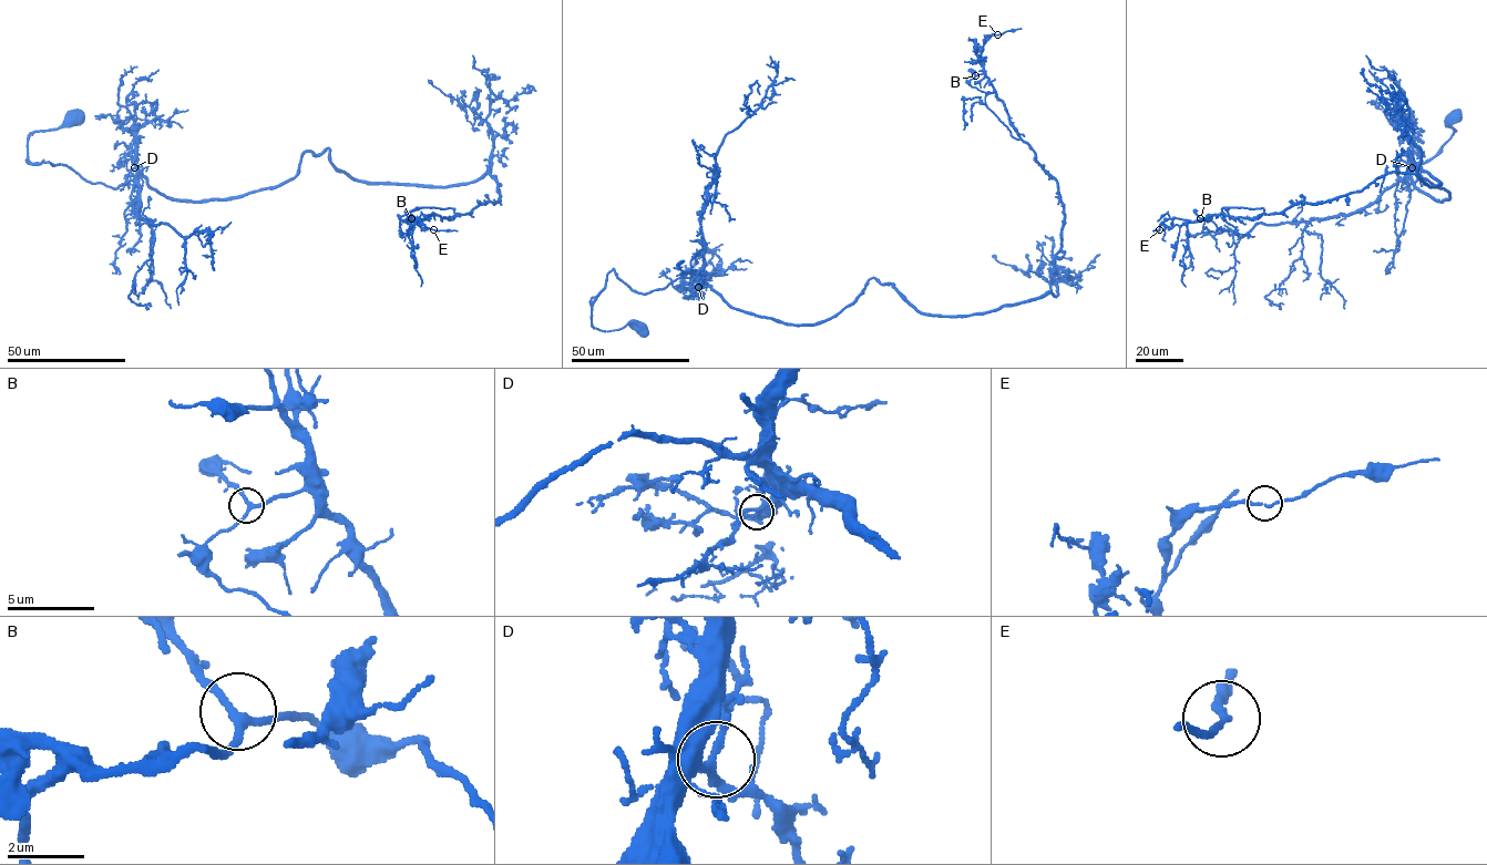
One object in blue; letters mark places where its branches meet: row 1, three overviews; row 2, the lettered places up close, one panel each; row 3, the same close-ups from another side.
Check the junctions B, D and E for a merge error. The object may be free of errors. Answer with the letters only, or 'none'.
none

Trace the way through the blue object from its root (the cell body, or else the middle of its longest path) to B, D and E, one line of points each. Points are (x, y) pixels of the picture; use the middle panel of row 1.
B: (643, 330), (593, 326), (611, 271), (792, 325), (871, 278), (943, 316), (1042, 298), (1058, 183), (975, 75)
D: (643, 330), (634, 321), (593, 326), (611, 271), (641, 294), (680, 277), (698, 287)
E: (643, 330), (593, 326), (611, 271), (792, 325), (871, 278), (1042, 298), (1064, 208), (997, 34)

